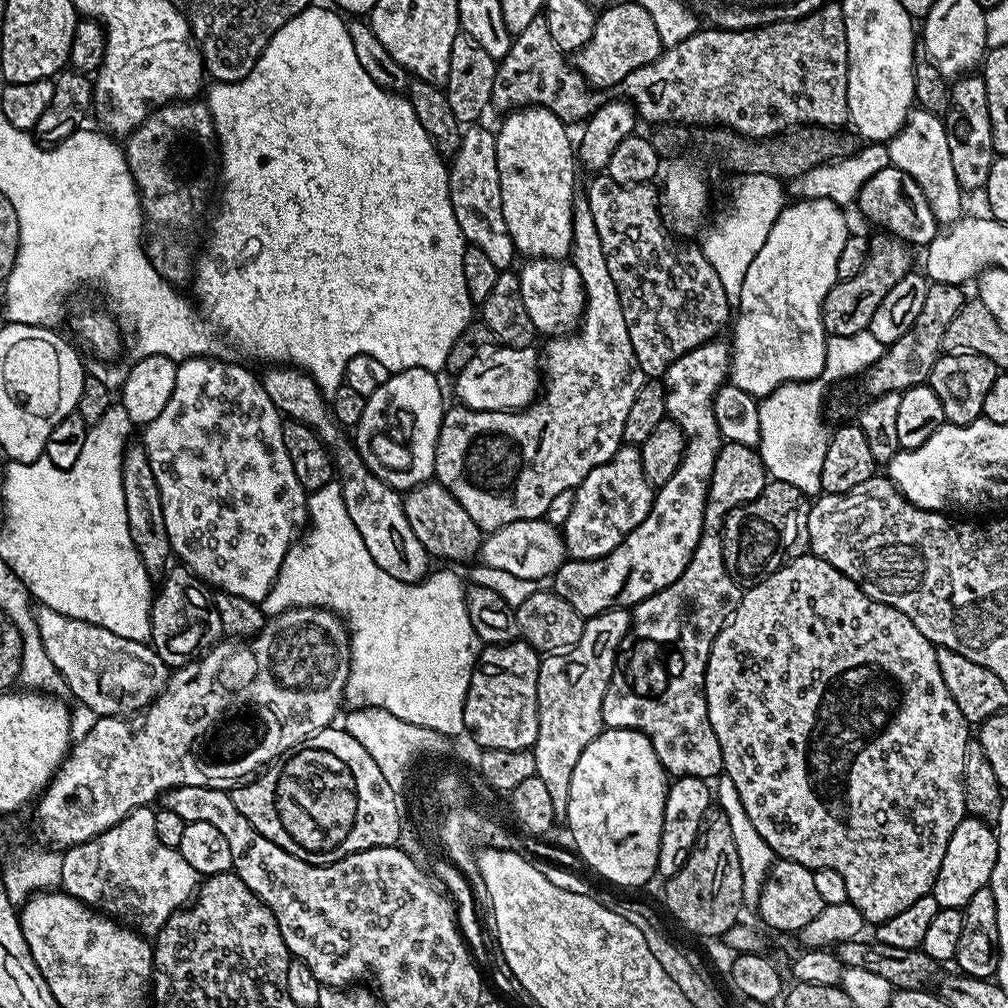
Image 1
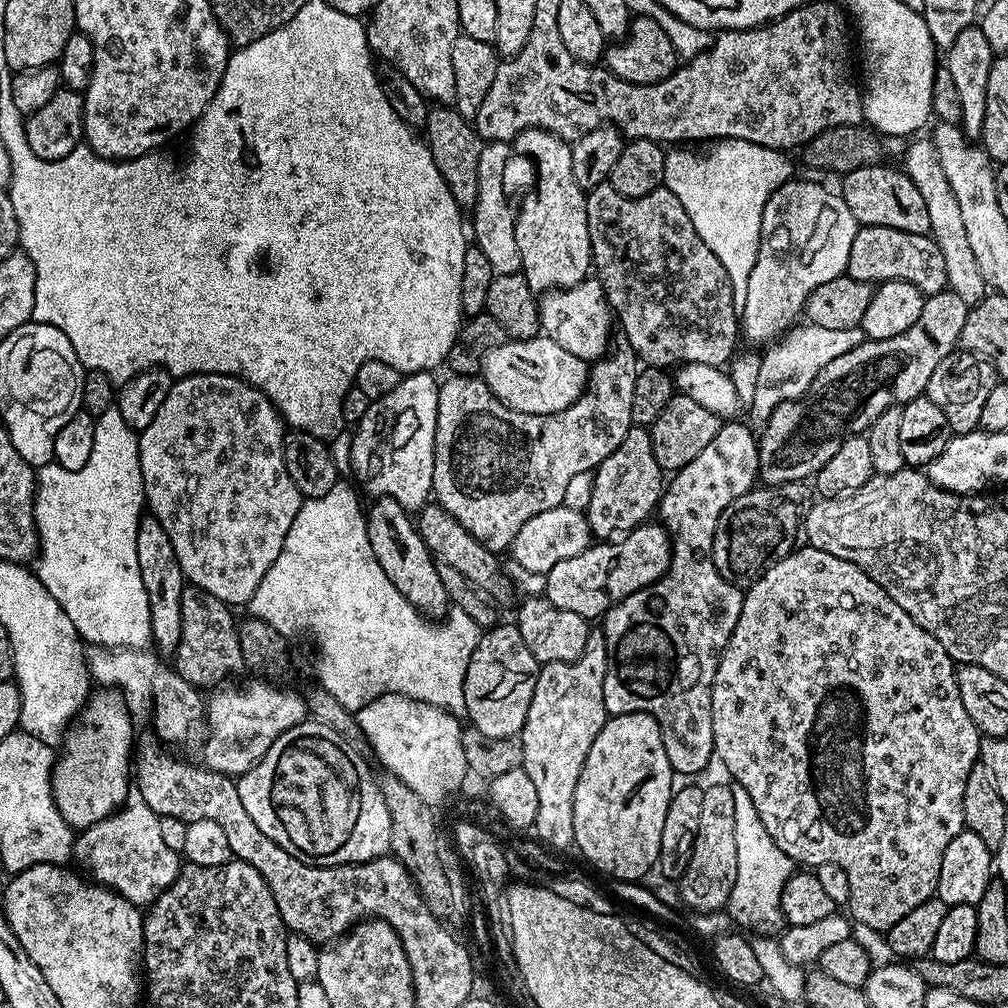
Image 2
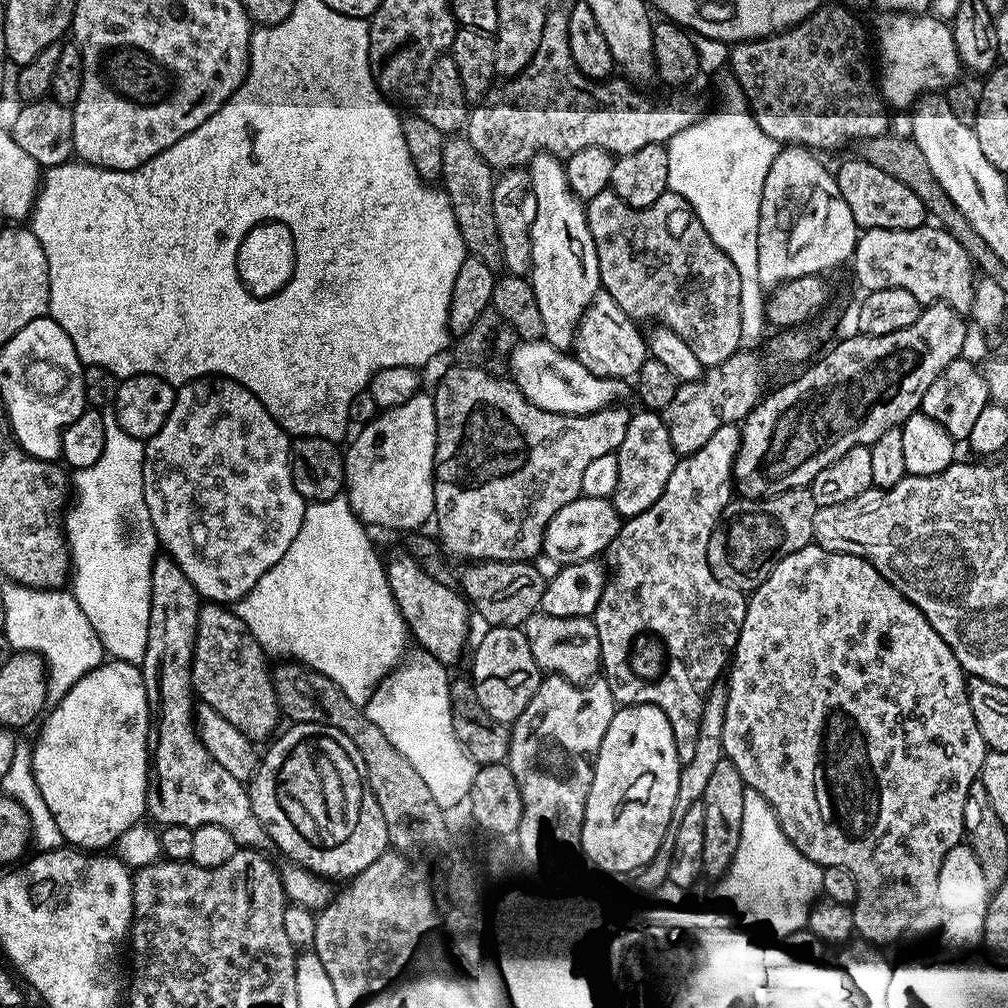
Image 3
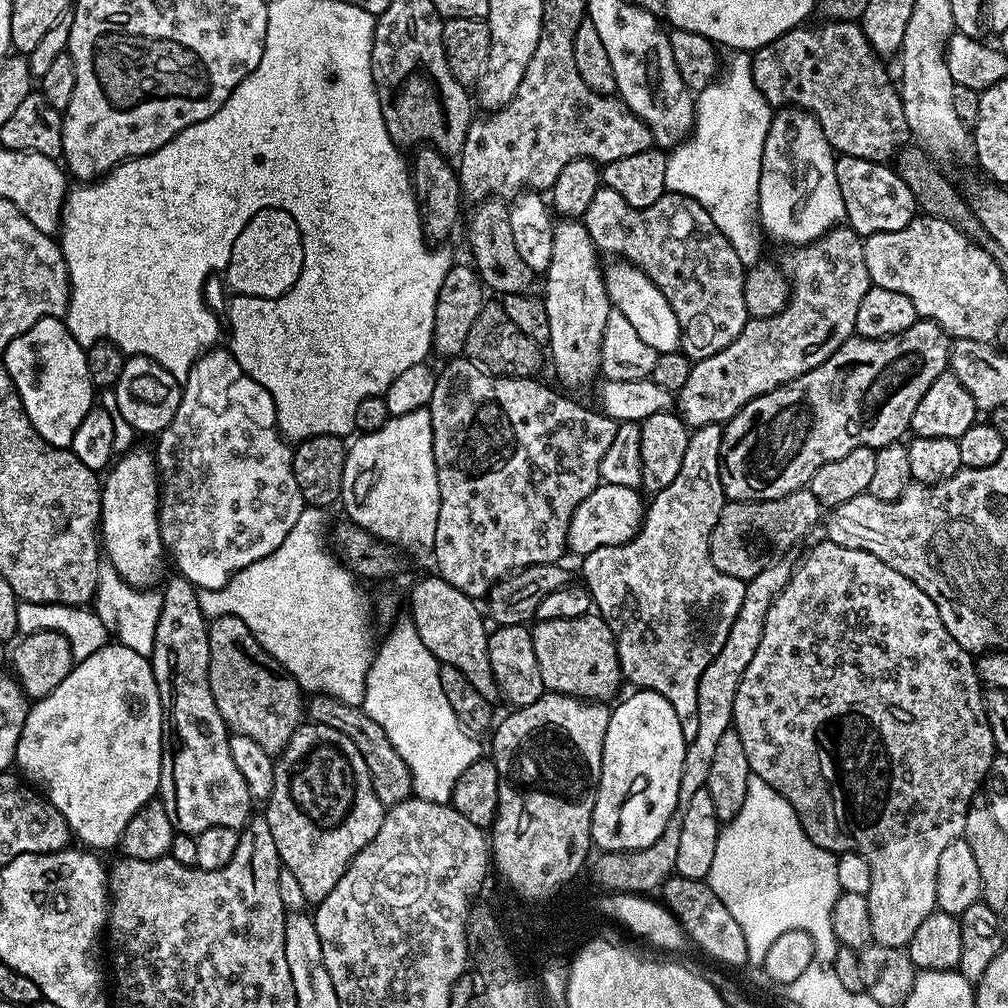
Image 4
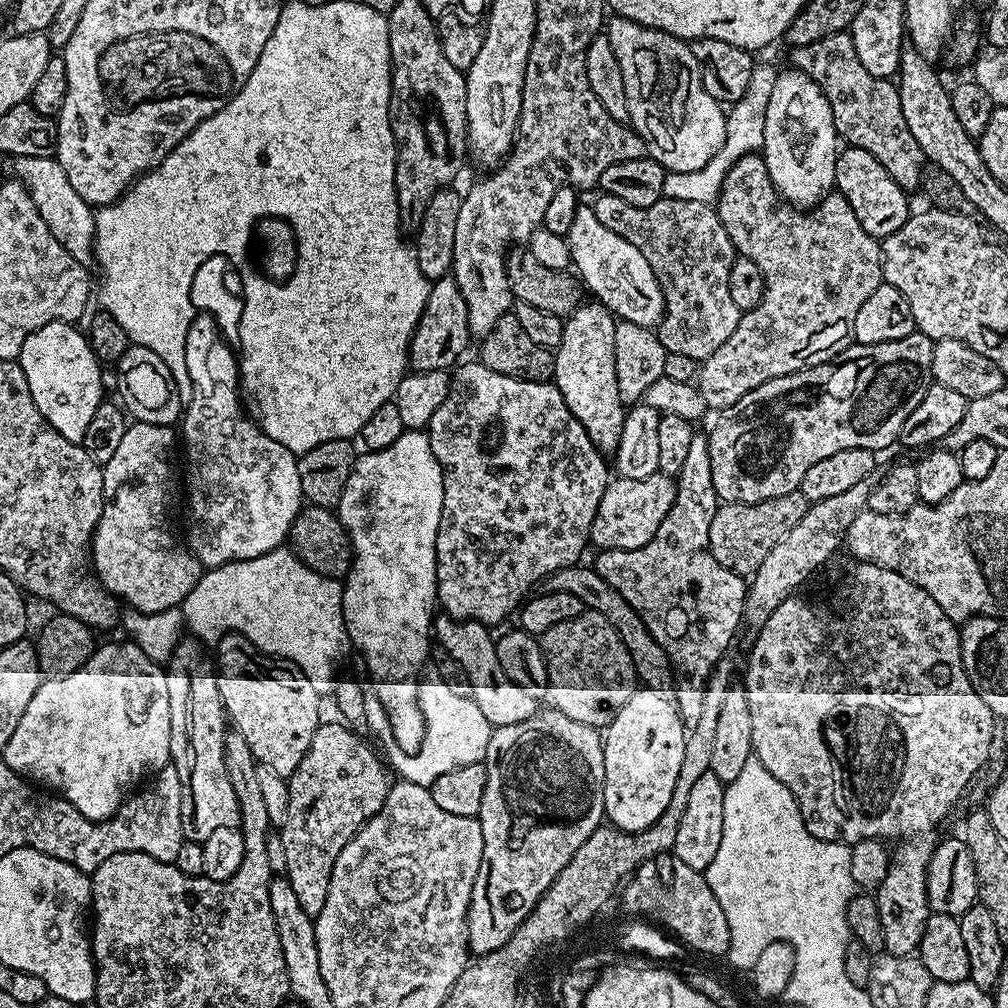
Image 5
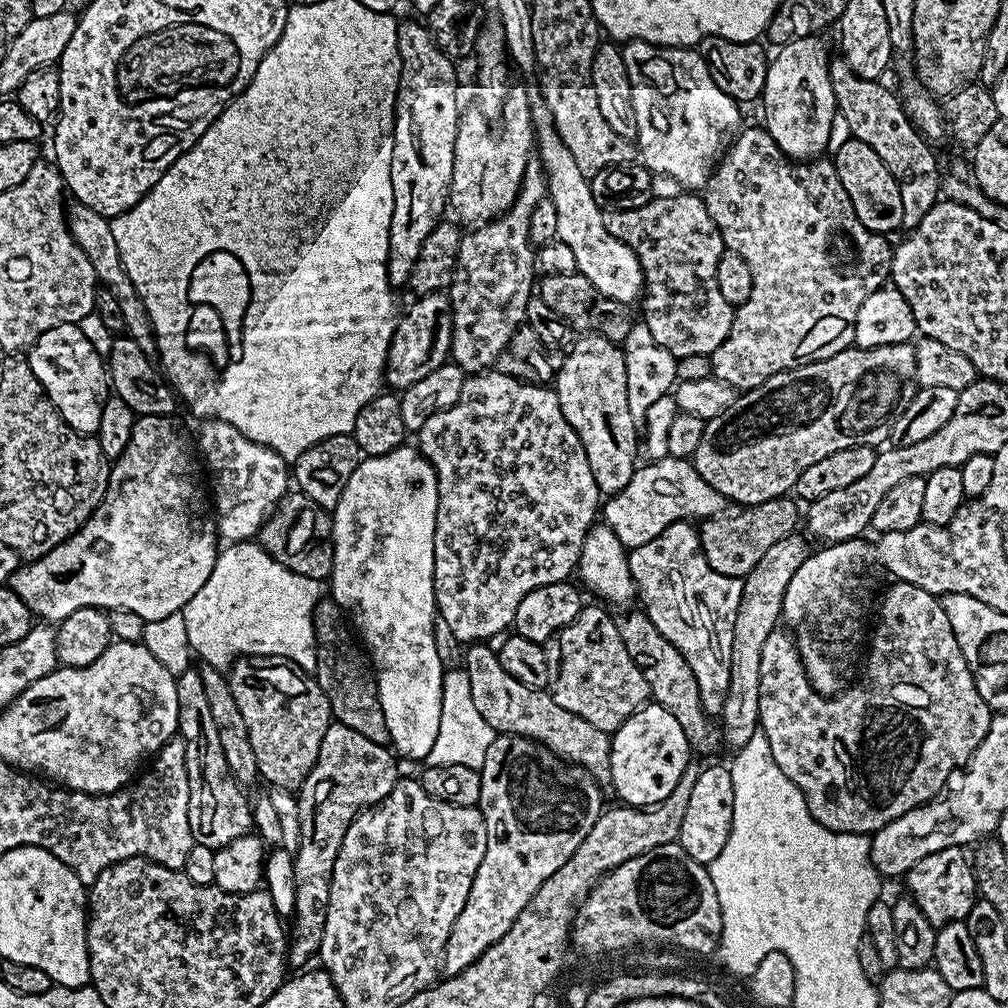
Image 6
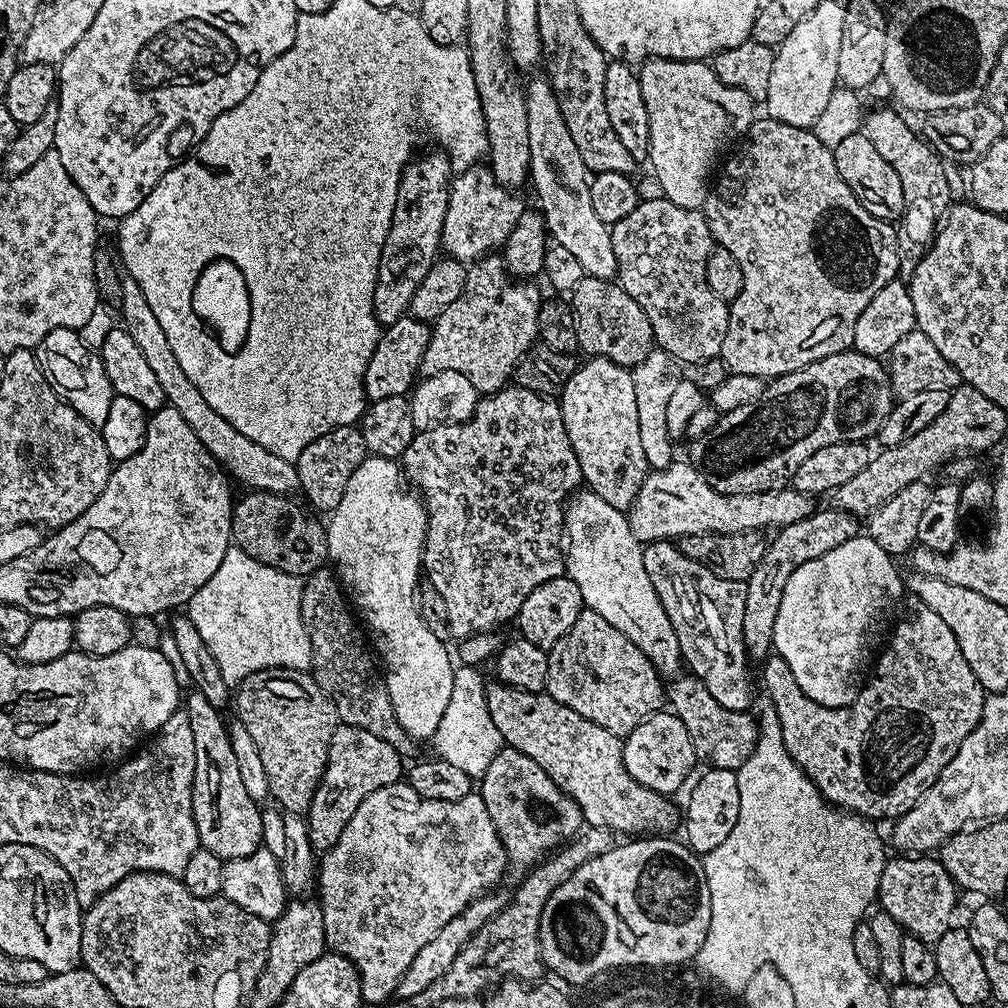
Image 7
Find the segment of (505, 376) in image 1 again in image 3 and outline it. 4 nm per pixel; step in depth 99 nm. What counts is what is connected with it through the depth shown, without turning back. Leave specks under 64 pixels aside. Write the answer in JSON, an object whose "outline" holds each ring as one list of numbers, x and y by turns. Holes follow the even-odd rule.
{"outline":[[526,340,517,343,516,347,508,353,506,357,508,363,507,375,510,377,516,389,524,395,524,399,528,400,534,406,538,406,542,410,550,410,558,414,566,414,567,416,581,416,582,414,590,414,597,412,603,408,615,405,624,395,629,395,630,388,625,381,612,380,609,376,595,376,590,370,586,370,586,366,582,366,582,362,578,362,575,355,569,354,567,351,558,349,554,345,548,343,547,340]]}

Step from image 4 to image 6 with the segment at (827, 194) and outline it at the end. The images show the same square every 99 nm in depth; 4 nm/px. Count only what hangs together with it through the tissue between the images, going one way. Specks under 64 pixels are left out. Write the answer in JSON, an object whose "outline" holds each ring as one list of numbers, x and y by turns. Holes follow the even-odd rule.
{"outline":[[814,35,783,45,769,63,766,74,762,97,765,108,763,127,789,160,797,162,819,157,827,149,830,126,838,114,832,89,830,55,820,40,823,39,819,35]]}

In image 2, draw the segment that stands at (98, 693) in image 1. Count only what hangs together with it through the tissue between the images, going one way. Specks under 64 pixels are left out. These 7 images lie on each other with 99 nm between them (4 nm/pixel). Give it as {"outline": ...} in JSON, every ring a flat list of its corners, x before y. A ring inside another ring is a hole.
{"outline":[[89,645,85,649,85,663,93,683,102,688,117,688,117,691,134,716,144,714,150,706,154,710,153,732,161,741,186,742,194,739,206,720,206,702,201,691,186,682,172,667,162,662,155,651,137,648,108,649]]}

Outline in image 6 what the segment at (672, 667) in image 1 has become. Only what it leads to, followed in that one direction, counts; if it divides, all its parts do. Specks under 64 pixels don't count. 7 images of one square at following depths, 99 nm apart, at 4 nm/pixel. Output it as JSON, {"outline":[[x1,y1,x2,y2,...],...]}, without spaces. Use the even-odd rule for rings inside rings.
{"outline":[[676,520,658,538,631,549,628,565,636,583,642,610,654,626,686,658,694,678,698,678,700,705,709,716,723,713,730,690,730,642,734,642,734,622,738,602,742,602,743,579,718,574,700,548,695,523]]}

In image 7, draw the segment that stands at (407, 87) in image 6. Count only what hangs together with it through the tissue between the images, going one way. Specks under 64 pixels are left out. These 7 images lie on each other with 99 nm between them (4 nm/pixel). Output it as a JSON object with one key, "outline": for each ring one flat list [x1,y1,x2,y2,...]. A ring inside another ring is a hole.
{"outline":[[435,151,428,152,425,156,417,155,404,166,404,177,398,186,396,209,378,262,372,299,376,320,382,326,398,322,398,318,408,315,414,290,422,286,422,278,426,278,430,266,436,263,442,252,442,222,446,222,448,189,454,169,443,151]]}

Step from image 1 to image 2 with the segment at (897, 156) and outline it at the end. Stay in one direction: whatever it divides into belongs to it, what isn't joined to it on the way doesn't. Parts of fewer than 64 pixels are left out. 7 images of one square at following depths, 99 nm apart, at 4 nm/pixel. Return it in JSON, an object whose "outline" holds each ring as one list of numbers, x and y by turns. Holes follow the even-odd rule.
{"outline":[[913,139,902,157,903,171,918,186,918,194,926,202,926,211,930,214,930,235,935,240,938,250,942,250,944,259,944,278,947,287,962,302,975,306,984,299,986,285,984,275,980,272,978,262,974,258,974,250,970,250,970,241,966,238,966,226,962,223,962,209,958,206,958,198,954,198,954,190,950,190,950,181,942,170,942,162,938,158,938,150,931,139]]}

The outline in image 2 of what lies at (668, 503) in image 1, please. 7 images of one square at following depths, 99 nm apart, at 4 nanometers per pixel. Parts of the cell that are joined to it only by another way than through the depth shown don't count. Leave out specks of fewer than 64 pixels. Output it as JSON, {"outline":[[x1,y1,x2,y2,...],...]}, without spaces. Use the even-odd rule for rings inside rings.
{"outline":[[645,522,640,527,633,528,623,538,593,543,586,550,582,550,582,554,574,554,574,558,558,562,554,570,546,573,546,586,542,593,544,599,550,601,558,610,570,610,570,614,578,614,584,620,592,622,595,621,595,616,596,619,603,617,622,598,650,586,655,580,661,580,668,573,672,561,672,537,663,523,652,523]]}

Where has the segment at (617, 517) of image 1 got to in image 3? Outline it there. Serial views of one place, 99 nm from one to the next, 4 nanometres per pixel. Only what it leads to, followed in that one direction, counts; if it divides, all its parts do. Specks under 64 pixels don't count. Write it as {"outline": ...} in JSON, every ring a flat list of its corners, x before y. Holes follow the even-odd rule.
{"outline":[[645,408,638,414,633,413,629,417,625,437,617,448,615,458,618,462,618,478,610,497,611,502,621,517,642,514,642,510,654,506,662,490,666,490,666,482,670,482,670,474,678,459,663,415]]}

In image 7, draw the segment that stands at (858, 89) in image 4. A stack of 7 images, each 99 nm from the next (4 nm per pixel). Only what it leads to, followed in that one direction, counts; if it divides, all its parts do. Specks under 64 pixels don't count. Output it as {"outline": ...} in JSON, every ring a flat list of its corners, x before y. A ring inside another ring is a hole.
{"outline":[[895,107,892,108,876,108,869,116,867,113,862,128,870,142,874,142,878,154,882,154,882,158,886,158,890,166,894,166,898,182,902,182,904,215,898,221,896,243,900,246,899,275,910,278,914,274,917,262,923,258,935,240,936,229,953,203,954,197,952,188,948,185,948,176,944,173,945,161,940,159,940,155,928,145,927,140,918,135,917,129,915,132,899,116,901,113]]}

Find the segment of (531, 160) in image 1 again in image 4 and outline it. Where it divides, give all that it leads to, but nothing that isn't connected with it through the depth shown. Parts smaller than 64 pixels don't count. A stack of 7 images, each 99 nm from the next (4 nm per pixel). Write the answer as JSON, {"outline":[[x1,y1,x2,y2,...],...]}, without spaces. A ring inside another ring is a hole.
{"outline":[[561,219,552,230,550,266,543,273,546,318,550,318,550,338,546,345,552,351,552,364,564,384,584,384,597,379,600,371,600,347,606,330,606,318,613,312,604,285,602,265,596,261,598,249,580,220]]}

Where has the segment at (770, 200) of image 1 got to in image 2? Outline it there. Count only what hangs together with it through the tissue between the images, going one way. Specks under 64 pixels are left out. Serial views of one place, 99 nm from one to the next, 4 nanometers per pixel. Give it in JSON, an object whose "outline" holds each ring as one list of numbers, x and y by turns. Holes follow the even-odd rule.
{"outline":[[742,139,713,141,707,148,703,156,692,150,670,150,664,157,663,185,682,202,695,232,724,265,734,294,734,308,738,314,742,314,746,306,750,273,754,270,760,249,762,210,770,194,792,178,792,166,787,158,789,155,781,149,758,146]]}

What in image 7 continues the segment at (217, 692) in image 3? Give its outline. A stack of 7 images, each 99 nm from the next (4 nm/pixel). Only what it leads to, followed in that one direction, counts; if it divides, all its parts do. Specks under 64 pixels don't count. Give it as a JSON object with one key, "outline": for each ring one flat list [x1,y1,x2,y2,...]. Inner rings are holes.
{"outline":[[267,668,239,684,234,708,235,704,235,715,249,730,262,758,271,799,276,799,285,813,307,813,328,765,328,747,338,726,334,702,308,672]]}

